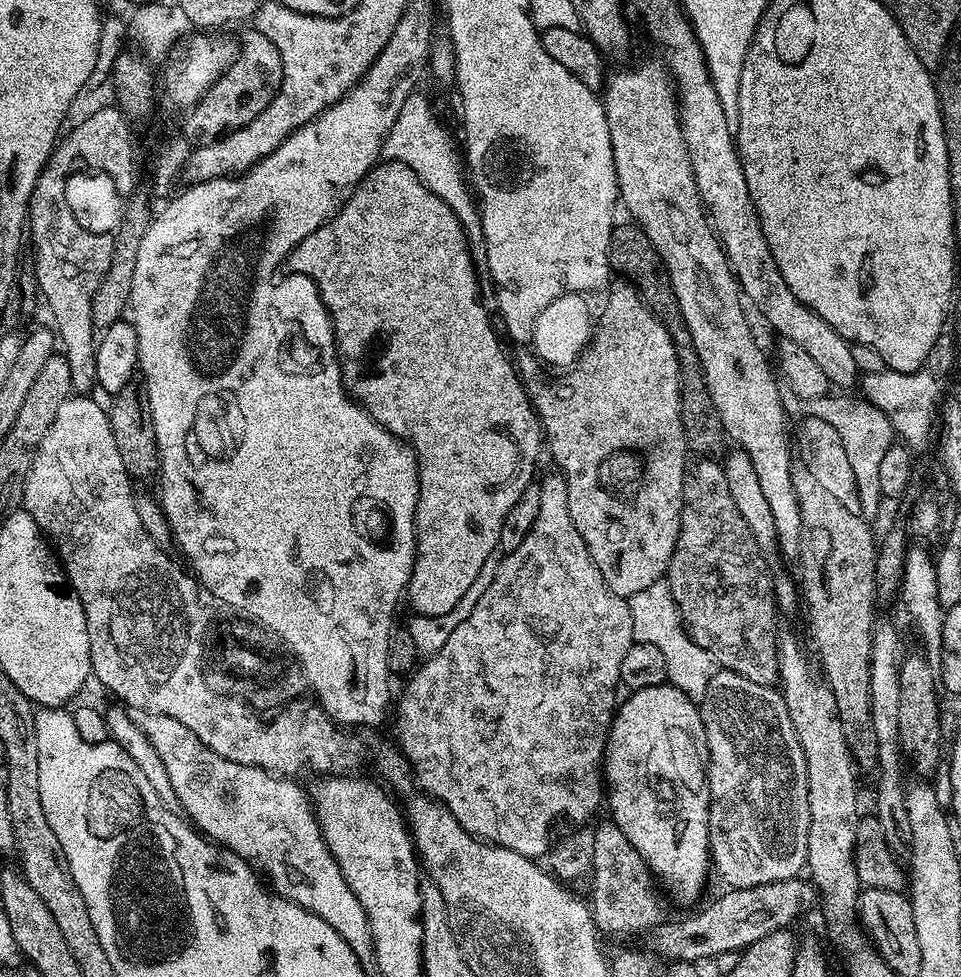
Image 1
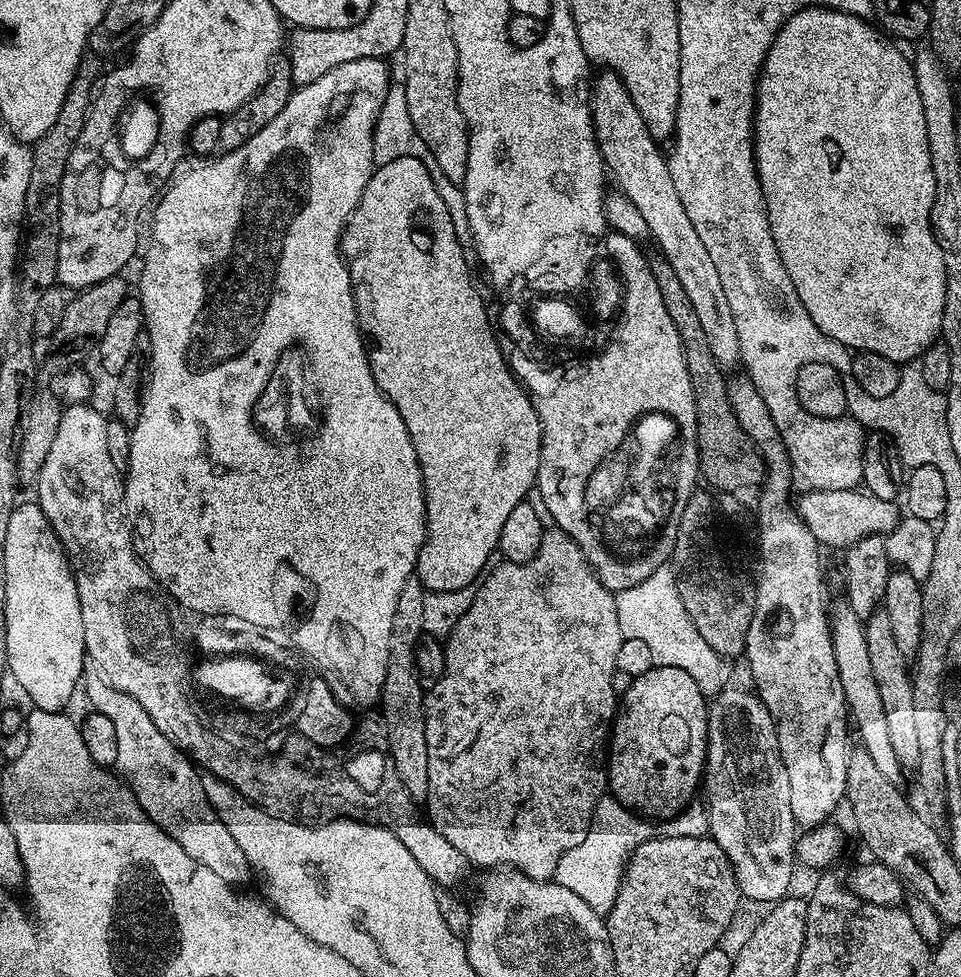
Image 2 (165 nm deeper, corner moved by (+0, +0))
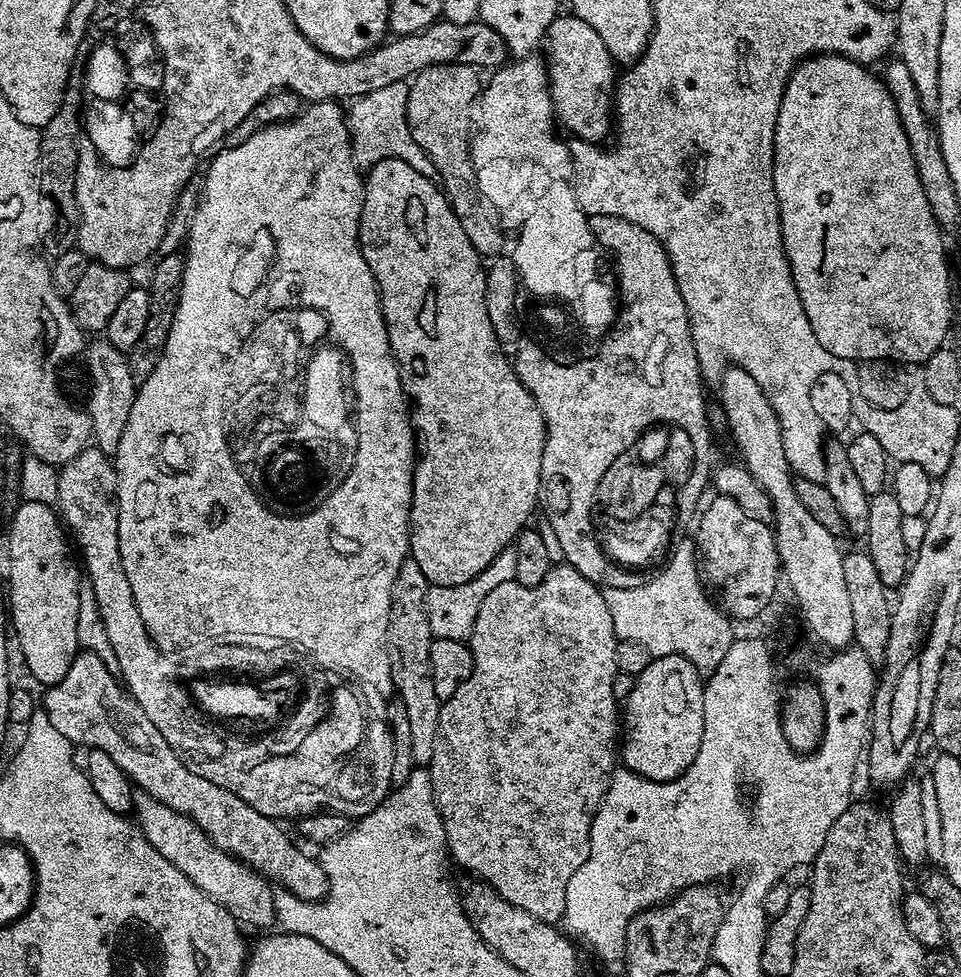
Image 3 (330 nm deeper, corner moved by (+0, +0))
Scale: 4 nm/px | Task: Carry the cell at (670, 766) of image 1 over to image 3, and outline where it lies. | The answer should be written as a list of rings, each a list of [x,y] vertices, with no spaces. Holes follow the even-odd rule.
[[[658,656],[636,676],[630,698],[622,704],[622,743],[618,756],[623,767],[646,780],[676,780],[694,762],[704,733],[704,686],[702,673],[685,656]]]

